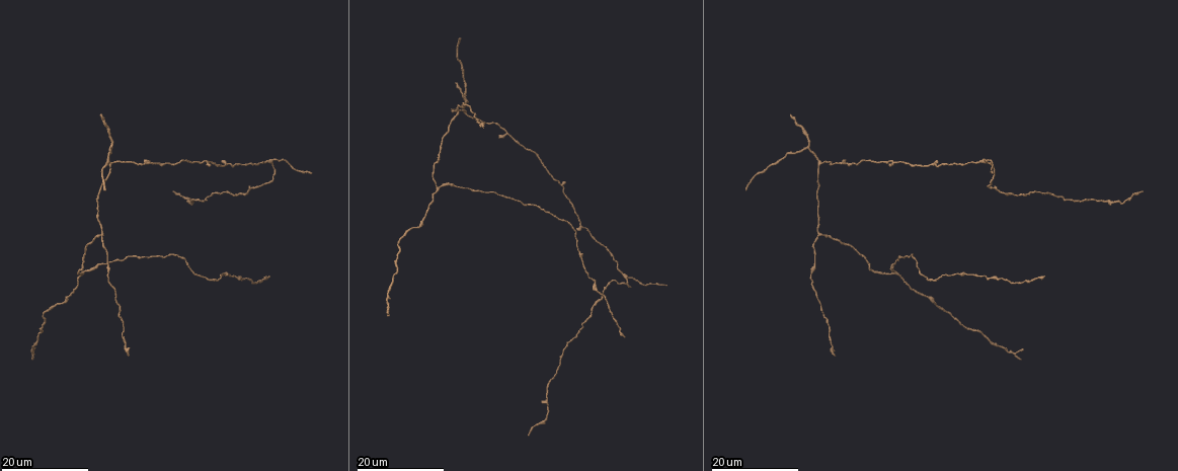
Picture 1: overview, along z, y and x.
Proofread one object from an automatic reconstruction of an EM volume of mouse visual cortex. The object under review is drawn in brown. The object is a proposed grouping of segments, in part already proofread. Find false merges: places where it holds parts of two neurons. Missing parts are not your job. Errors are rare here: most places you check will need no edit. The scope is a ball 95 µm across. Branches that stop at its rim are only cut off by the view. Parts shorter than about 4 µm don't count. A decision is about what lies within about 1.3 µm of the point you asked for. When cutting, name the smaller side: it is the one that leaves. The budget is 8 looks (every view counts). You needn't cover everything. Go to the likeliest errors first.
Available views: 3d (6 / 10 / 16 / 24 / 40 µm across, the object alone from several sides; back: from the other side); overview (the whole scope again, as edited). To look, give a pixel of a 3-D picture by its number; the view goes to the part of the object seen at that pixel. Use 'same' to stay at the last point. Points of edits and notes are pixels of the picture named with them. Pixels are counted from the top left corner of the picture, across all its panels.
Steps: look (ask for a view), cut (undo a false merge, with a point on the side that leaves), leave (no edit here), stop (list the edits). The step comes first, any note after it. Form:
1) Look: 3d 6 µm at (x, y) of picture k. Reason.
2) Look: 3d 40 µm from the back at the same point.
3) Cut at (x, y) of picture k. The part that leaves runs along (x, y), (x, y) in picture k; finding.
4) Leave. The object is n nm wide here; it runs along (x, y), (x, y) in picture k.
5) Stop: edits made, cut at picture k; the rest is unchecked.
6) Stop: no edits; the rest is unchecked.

Look: 3d 24 µm at (104, 235) of picture 1. A fork.

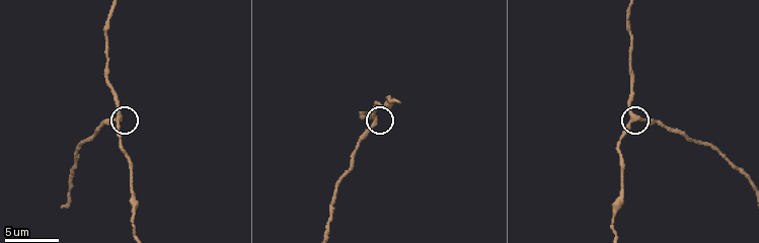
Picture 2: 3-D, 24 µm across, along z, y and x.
Look: 3d 10 µm at (639, 119) of picture 2.

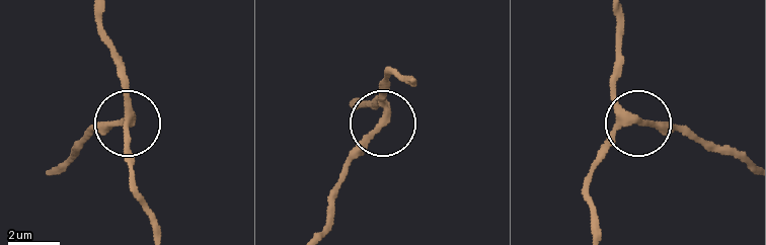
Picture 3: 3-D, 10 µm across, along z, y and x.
Leave. It runs along (102, 15), (102, 35), (129, 113), (129, 164) in picture 3; one neuron here.

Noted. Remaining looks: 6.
Look: 3d 16 µm at (626, 279) of picture 1. Small branch off a trunk.

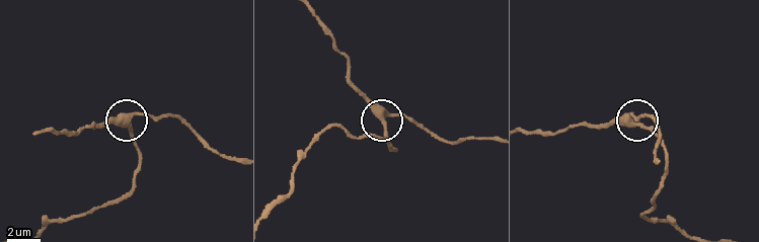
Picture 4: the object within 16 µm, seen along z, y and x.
Look: 3d 10 µm at (128, 117) of picture 4.

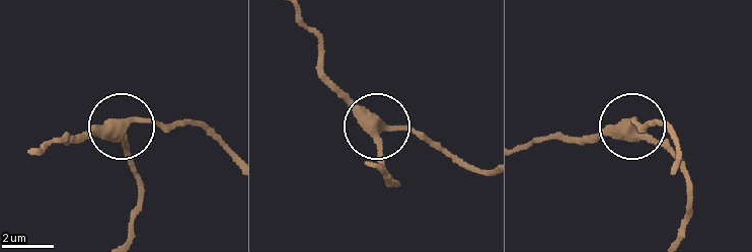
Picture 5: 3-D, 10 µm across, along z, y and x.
Leave. The object is 350 nm wide here; it runs along (299, 16), (314, 36), (319, 69), (369, 121), (439, 141) in picture 5; all the same neuron.

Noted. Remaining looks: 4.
Look: 3d 16 µm at (894, 270) of picture 1. Branch point.

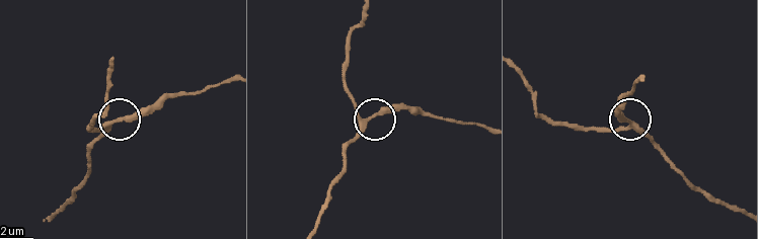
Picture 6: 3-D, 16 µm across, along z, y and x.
Look: 3d 6 µm at (366, 120) of picture 6.

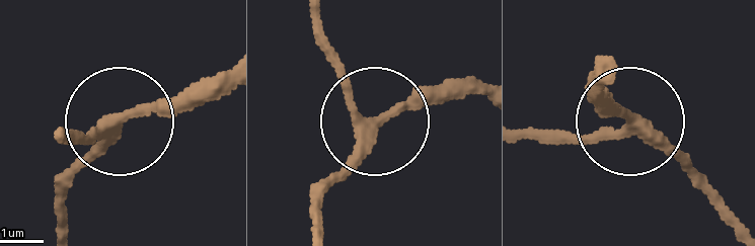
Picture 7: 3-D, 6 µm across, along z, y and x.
Leave. It runs along (58, 130), (87, 140), (120, 118), (61, 180) in picture 7; one neuron here.

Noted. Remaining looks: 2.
Look: 3d 24 µm at (565, 189) of picture 1. Side arm on a straight run.

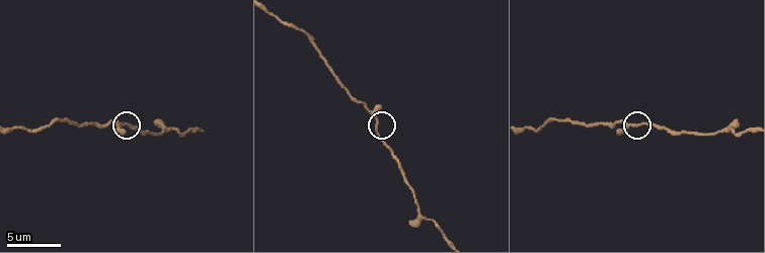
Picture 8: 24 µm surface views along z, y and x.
Look: 3d 6 µm at (377, 120) of picture 8.

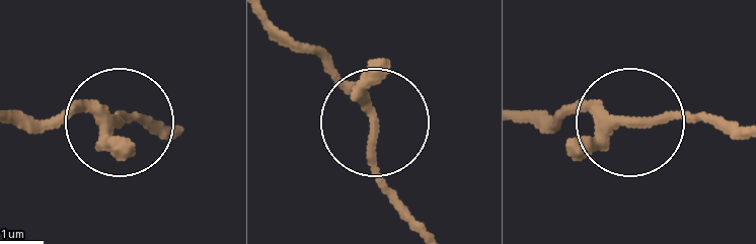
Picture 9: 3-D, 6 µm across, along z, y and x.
Leave. It runs along (17, 117), (144, 122) in picture 9; all the same neuron.

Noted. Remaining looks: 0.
Stop: no edits; the rest is unchecked.

